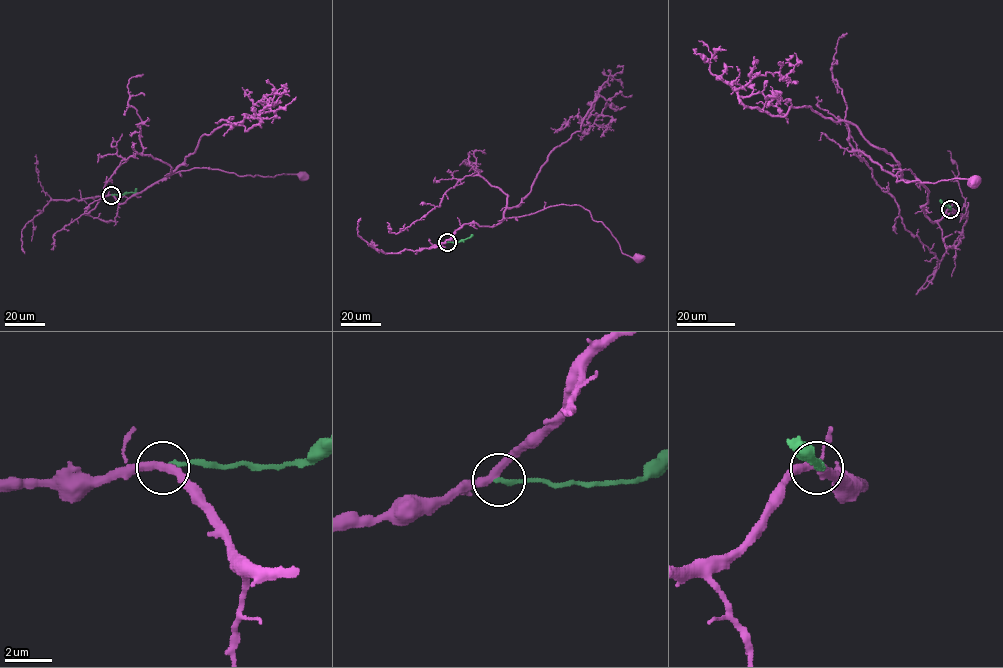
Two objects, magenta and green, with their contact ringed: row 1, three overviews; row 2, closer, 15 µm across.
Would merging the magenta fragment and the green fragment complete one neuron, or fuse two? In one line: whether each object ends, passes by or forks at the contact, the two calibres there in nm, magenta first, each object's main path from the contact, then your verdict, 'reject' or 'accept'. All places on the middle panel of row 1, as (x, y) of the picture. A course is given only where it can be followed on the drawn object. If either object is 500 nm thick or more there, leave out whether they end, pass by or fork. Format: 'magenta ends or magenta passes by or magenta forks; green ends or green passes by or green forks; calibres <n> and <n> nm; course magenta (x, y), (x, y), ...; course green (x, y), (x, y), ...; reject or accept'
magenta passes by; green ends; calibres 340 and 200 nm; course magenta (447, 242), (464, 224), (493, 226), (550, 206), (579, 205), (609, 230), (623, 253), (637, 257); course green (447, 242), (460, 242), (472, 234); reject

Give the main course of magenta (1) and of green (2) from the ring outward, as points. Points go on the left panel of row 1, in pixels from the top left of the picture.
1: (111, 195), (123, 203), (170, 175), (195, 168), (218, 169), (239, 176), (301, 175)
2: (111, 195), (134, 192), (136, 188)

